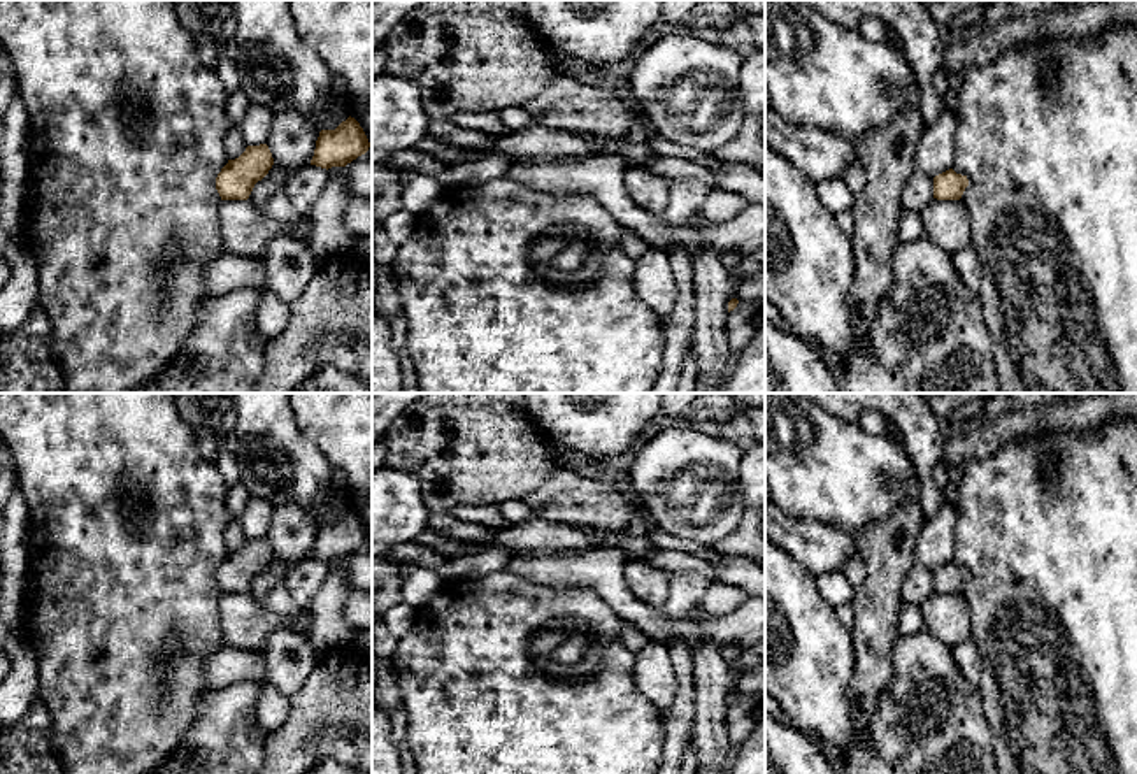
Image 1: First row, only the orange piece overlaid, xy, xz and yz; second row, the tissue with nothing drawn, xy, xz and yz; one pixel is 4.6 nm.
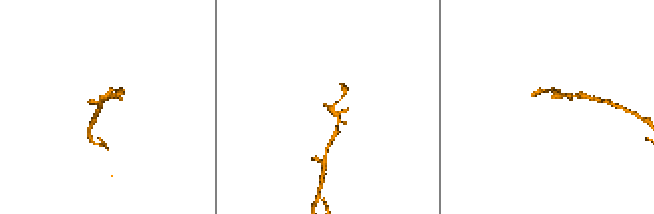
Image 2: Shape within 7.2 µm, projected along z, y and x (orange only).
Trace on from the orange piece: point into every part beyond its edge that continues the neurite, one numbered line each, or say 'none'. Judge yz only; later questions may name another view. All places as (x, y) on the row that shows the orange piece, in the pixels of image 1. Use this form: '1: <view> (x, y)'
none

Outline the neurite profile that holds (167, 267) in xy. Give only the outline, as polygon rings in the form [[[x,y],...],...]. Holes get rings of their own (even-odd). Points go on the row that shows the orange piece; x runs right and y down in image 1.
[[[0,0],[0,49],[11,58],[16,95],[30,121],[26,184],[30,221],[23,226],[23,240],[37,263],[37,304],[51,325],[53,355],[72,393],[135,393],[177,358],[197,321],[198,304],[211,297],[200,272],[209,258],[225,251],[219,235],[223,200],[216,190],[216,177],[228,163],[225,151],[225,137],[230,130],[225,114],[228,91],[216,68],[200,61],[198,39],[181,25],[172,0]]]

